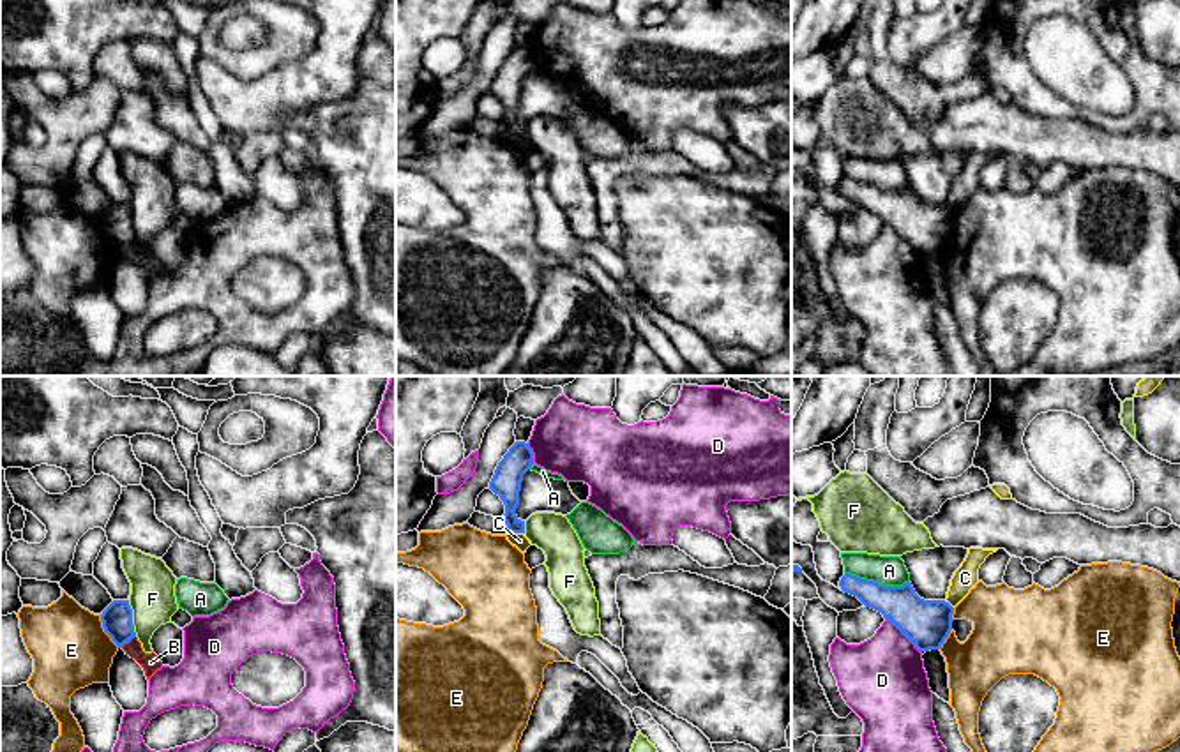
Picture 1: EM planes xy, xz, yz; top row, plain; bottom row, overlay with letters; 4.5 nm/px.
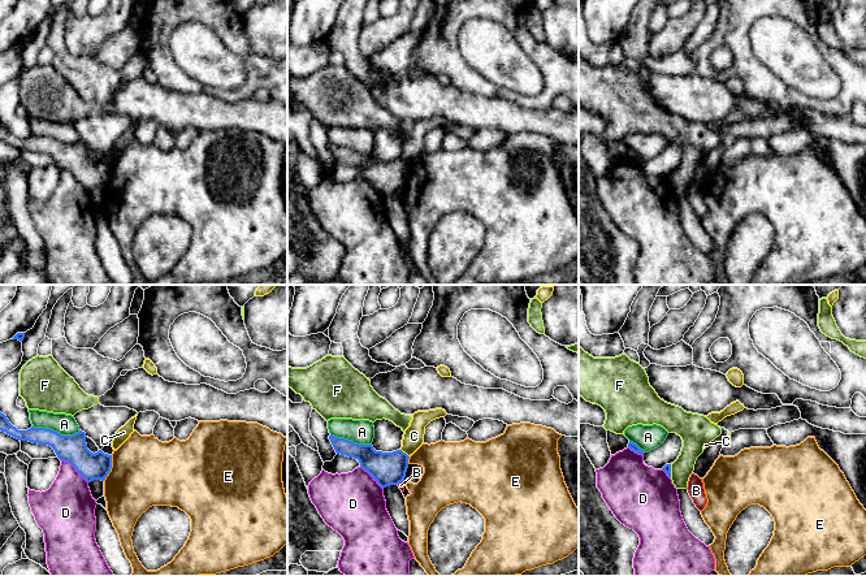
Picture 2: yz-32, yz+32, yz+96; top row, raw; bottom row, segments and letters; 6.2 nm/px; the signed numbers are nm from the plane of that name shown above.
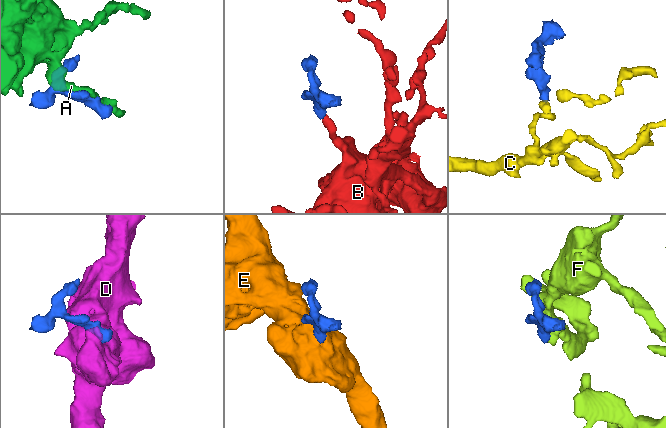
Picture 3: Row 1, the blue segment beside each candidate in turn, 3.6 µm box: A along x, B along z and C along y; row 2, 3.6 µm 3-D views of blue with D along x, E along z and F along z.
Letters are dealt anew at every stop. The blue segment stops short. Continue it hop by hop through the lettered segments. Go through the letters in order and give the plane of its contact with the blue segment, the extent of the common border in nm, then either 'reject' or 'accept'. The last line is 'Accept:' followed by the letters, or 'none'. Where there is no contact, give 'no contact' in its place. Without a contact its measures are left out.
A: yz | 300 nm | reject
B: xy | 90 nm | reject
C: xz | 70 nm | reject
D: yz | 240 nm | reject
E: xy | 180 nm | reject
F: xy | 170 nm | reject
Accept: none

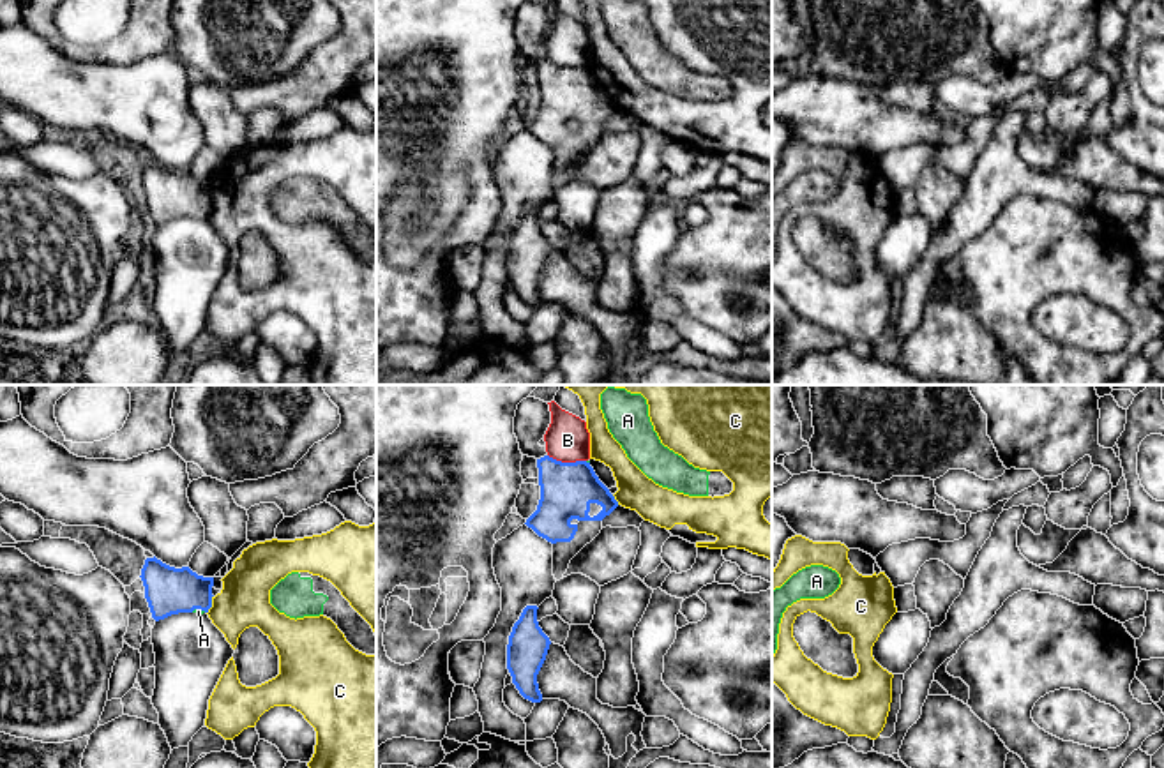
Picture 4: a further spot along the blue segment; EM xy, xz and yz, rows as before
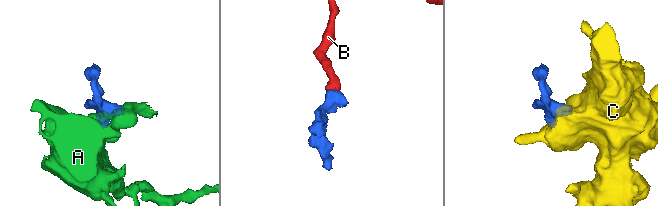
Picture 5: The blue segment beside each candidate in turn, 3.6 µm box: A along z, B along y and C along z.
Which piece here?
A: xy | 70 nm | accept
B: xz | 180 nm | reject
C: xy | 90 nm | reject
Accept: A

